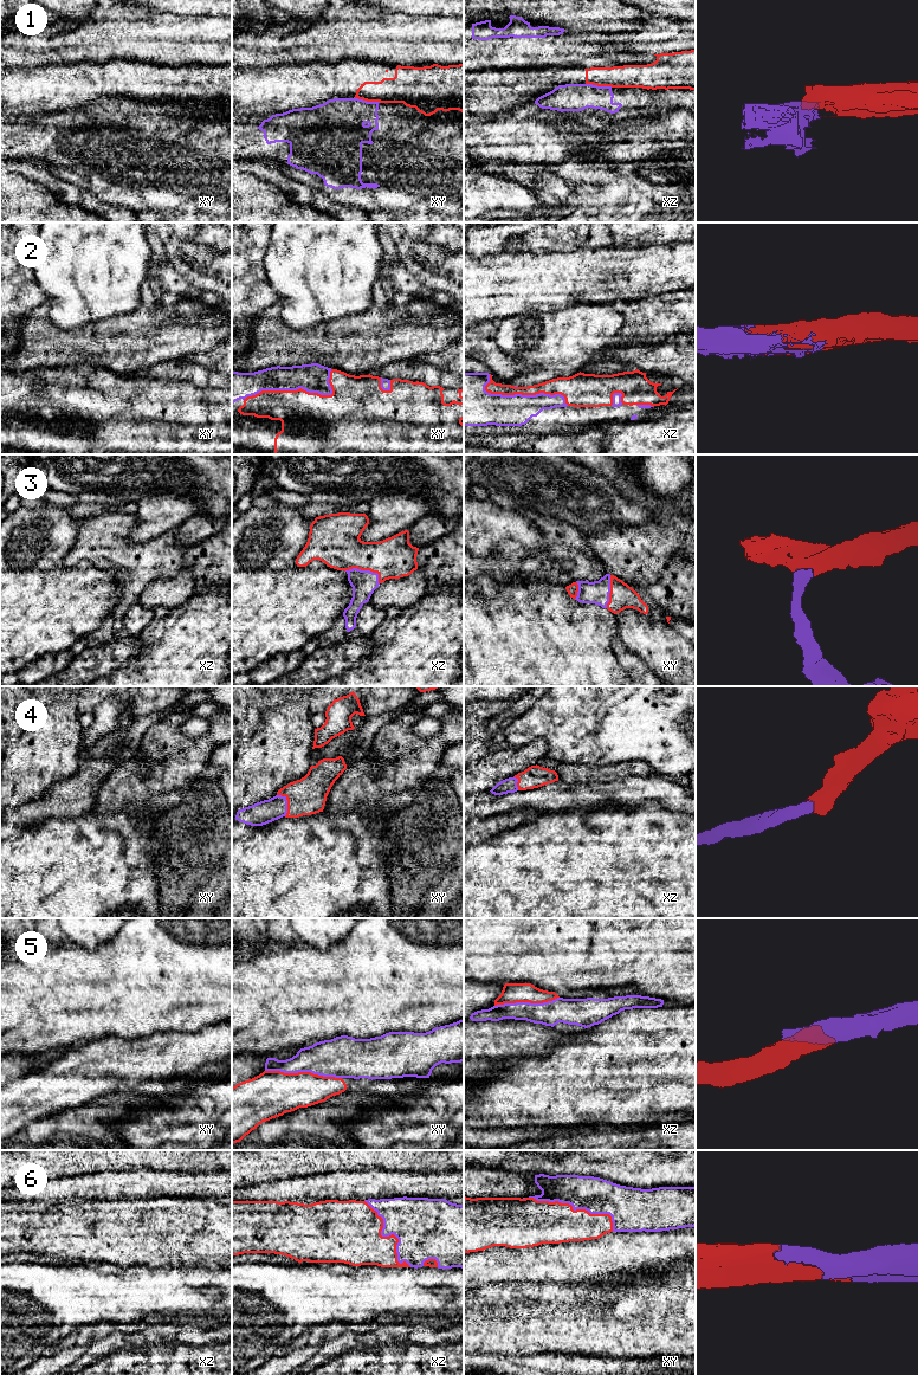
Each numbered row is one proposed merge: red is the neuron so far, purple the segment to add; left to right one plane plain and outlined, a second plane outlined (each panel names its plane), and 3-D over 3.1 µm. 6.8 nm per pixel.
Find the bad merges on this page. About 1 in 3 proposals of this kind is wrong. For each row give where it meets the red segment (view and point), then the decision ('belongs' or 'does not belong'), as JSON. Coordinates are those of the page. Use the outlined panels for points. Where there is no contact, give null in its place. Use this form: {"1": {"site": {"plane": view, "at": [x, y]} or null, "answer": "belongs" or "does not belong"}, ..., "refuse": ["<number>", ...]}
{"1": {"site": {"plane": "xz", "at": [599, 85]}, "answer": "does not belong"}, "2": {"site": {"plane": "xy", "at": [299, 388]}, "answer": "belongs"}, "3": {"site": {"plane": "xz", "at": [366, 569]}, "answer": "belongs"}, "4": {"site": {"plane": "xy", "at": [288, 802]}, "answer": "belongs"}, "5": {"site": {"plane": "xy", "at": [303, 1072]}, "answer": "belongs"}, "6": {"site": {"plane": "xy", "at": [576, 1209]}, "answer": "belongs"}, "refuse": ["1"]}

